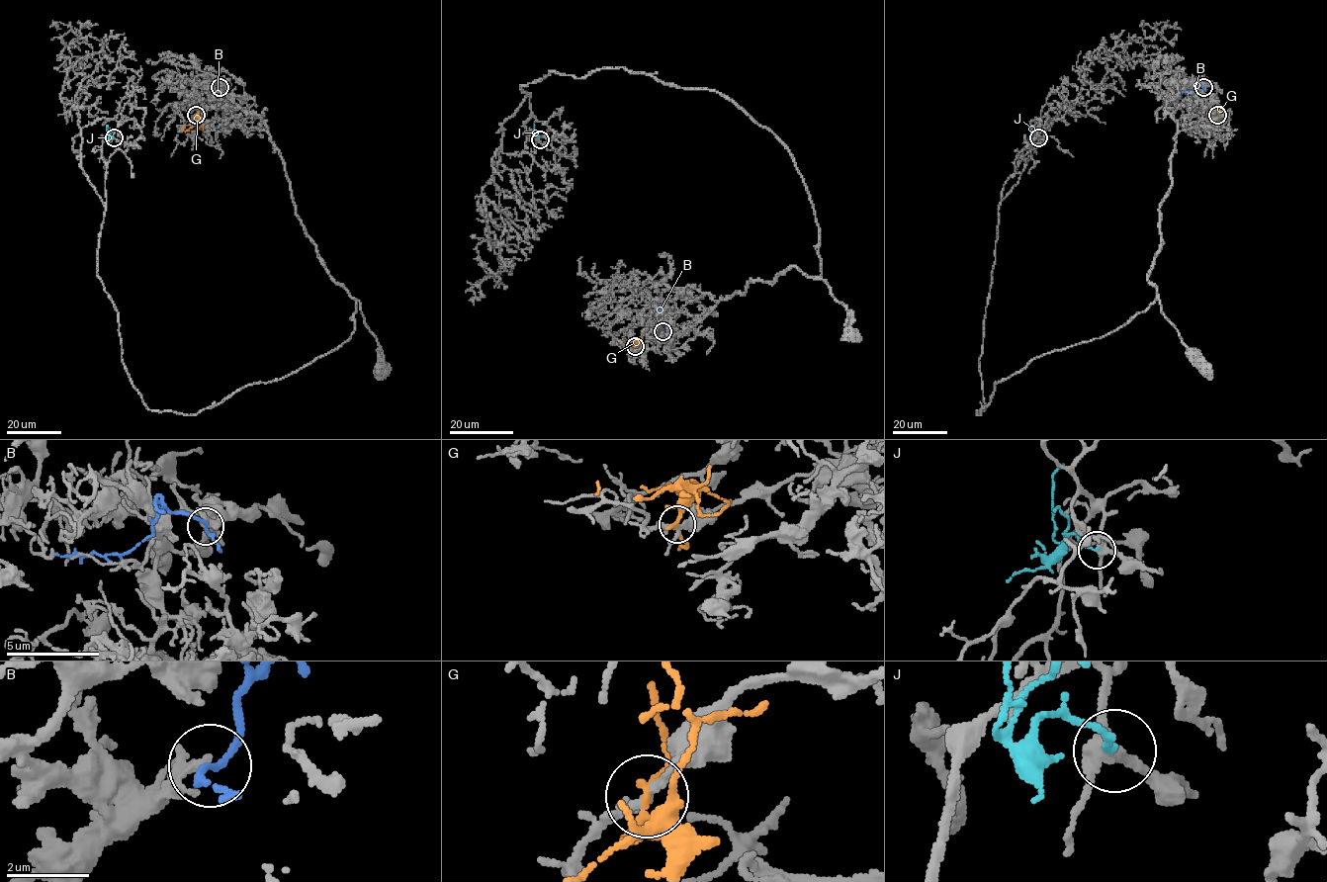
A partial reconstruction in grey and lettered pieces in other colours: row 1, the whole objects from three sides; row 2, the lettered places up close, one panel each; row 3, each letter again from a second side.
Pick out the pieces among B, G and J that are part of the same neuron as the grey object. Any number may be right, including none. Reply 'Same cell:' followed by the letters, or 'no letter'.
Same cell: no letter

